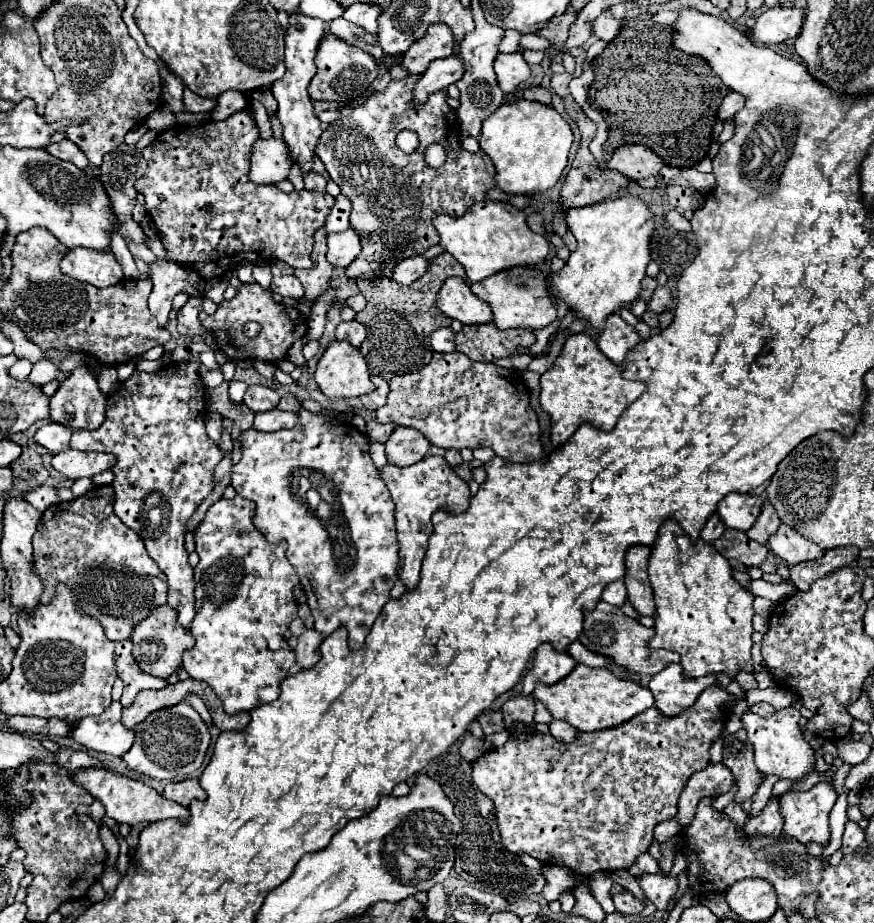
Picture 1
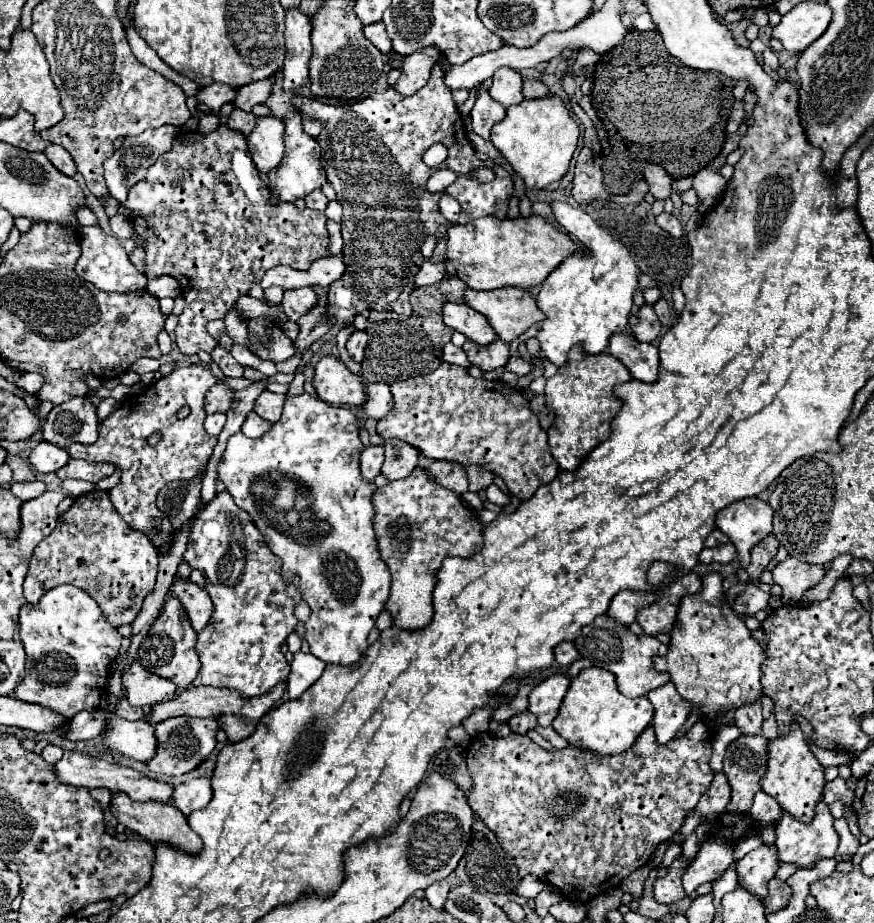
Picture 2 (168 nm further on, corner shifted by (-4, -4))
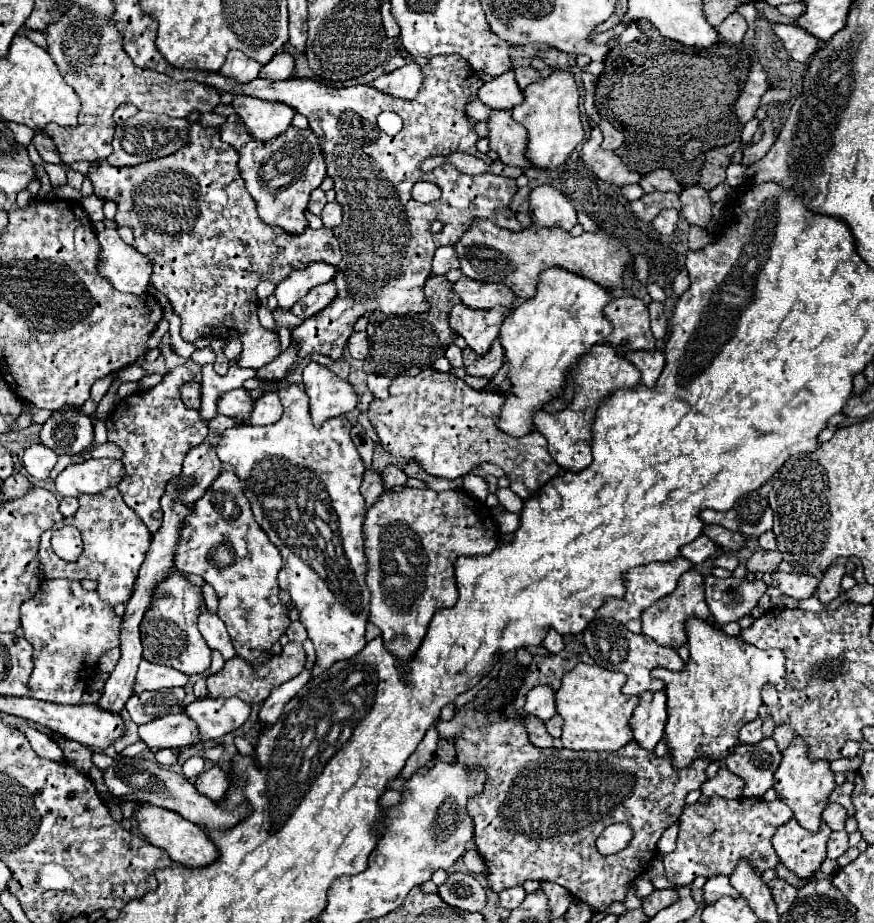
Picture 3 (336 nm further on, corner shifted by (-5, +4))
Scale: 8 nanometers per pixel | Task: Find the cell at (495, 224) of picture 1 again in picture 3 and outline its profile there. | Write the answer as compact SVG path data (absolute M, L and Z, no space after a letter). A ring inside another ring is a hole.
M477 220L477 224L471 226L455 244L455 252L465 276L481 282L501 282L521 300L529 300L535 296L539 274L545 268L553 266L581 274L609 292L625 290L625 272L635 274L633 256L627 246L619 238L603 230L583 232L581 236L573 238L561 228L529 226L521 232L509 232L497 228L489 220Z

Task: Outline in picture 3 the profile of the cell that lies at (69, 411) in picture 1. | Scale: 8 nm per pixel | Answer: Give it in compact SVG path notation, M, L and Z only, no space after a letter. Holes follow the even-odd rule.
M63 408L43 424L41 444L57 454L81 454L93 444L93 422L79 408Z

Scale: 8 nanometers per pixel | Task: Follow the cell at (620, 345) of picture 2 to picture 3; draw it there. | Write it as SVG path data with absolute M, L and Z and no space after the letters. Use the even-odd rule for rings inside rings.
M661 350L655 352L629 352L625 356L639 372L641 372L641 380L645 386L653 388L657 384L657 378L663 372L665 366L665 356Z

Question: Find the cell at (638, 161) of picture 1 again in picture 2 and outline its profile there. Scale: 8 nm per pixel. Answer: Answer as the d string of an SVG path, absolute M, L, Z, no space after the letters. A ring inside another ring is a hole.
M634 160L632 162L632 170L640 170L640 174L644 176L644 180L650 186L650 194L654 198L666 200L672 192L672 182L674 178L670 174L666 174L666 170L658 164L652 162L642 162L642 160Z

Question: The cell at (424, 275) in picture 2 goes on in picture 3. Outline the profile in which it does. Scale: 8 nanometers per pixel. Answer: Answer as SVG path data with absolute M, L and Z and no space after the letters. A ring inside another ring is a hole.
M441 246L433 258L433 274L445 274L453 268L459 268L459 260L453 246Z

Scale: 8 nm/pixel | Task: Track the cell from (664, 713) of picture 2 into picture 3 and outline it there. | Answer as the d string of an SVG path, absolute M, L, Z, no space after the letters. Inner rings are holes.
M663 690L659 692L643 692L639 698L639 706L631 716L633 740L645 748L653 750L657 742L663 738L667 722L667 696Z

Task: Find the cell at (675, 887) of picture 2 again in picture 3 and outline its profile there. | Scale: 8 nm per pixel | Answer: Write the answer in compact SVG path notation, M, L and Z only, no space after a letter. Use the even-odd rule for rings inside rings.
M709 798L707 804L695 802L691 806L683 808L681 820L679 820L679 838L677 838L677 848L671 854L663 856L665 876L675 882L676 885L689 886L697 876L711 878L715 874L731 874L733 868L739 864L739 860L749 860L749 864L755 868L757 874L775 868L779 864L779 858L771 846L771 838L775 830L789 822L793 818L791 808L781 802L767 802L763 798L737 798L737 800L727 800L727 798Z

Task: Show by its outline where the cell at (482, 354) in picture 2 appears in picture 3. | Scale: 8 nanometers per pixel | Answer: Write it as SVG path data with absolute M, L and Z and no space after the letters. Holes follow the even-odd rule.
M495 340L489 348L489 352L485 356L475 356L471 348L463 350L463 360L465 360L465 372L469 376L477 376L477 378L493 378L497 374L497 370L503 364L503 350L501 344Z

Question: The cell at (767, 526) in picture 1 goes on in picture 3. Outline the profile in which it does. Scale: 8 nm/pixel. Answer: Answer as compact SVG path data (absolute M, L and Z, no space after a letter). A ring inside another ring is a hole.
M759 550L759 552L755 552L749 558L749 562L747 562L745 568L747 568L747 572L753 572L753 574L757 574L757 572L761 572L761 574L769 572L769 574L773 574L779 564L781 564L781 552Z

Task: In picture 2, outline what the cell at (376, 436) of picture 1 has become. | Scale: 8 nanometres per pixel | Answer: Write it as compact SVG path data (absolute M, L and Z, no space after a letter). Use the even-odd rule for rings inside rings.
M366 446L360 454L360 470L366 480L374 480L384 462L384 446Z

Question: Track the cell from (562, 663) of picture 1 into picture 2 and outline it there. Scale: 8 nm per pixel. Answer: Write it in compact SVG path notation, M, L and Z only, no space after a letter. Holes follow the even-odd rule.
M554 674L552 678L546 678L532 688L528 696L528 710L538 718L540 726L552 724L570 680L572 678L568 674Z

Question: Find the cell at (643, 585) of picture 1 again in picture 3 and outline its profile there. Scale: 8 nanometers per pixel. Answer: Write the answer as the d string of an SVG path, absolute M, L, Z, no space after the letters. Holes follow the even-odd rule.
M687 572L679 578L679 584L675 588L673 594L657 600L653 606L649 606L643 614L641 614L641 622L643 622L643 634L653 638L657 644L667 646L667 648L681 648L687 644L687 634L685 634L685 622L691 618L699 618L699 620L707 620L713 622L711 612L707 608L705 602L705 594L703 594L703 576L699 572Z

